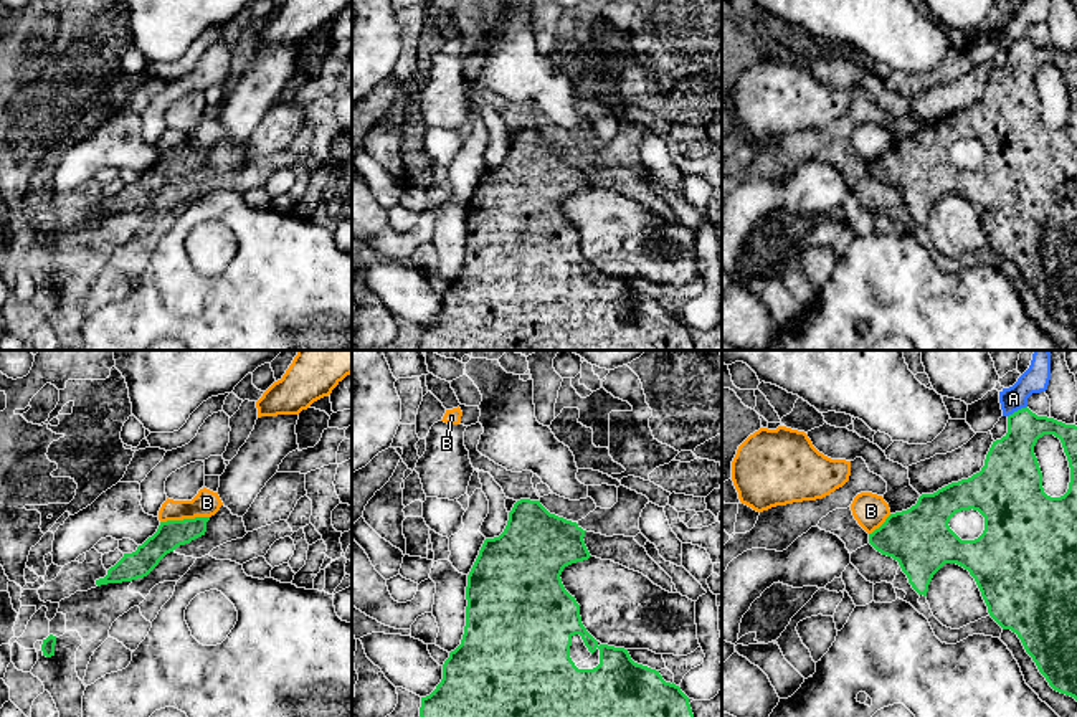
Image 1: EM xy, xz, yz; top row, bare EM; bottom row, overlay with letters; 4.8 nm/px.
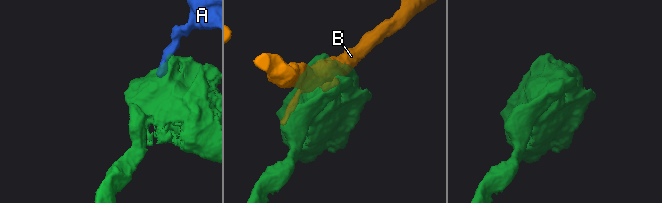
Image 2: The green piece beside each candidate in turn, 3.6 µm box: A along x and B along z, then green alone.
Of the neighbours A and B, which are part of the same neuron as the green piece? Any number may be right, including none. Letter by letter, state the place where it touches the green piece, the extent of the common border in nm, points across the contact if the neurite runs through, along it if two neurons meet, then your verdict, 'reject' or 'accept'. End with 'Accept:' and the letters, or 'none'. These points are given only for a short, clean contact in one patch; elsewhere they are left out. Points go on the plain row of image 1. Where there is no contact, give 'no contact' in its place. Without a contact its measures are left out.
A: meets green in yz at (1018, 40); contact 110 nm long; reject
B: meets green in xy at (184, 149); contact 240 nm long; border along xy (208, 146), (161, 152); reject
Accept: none

